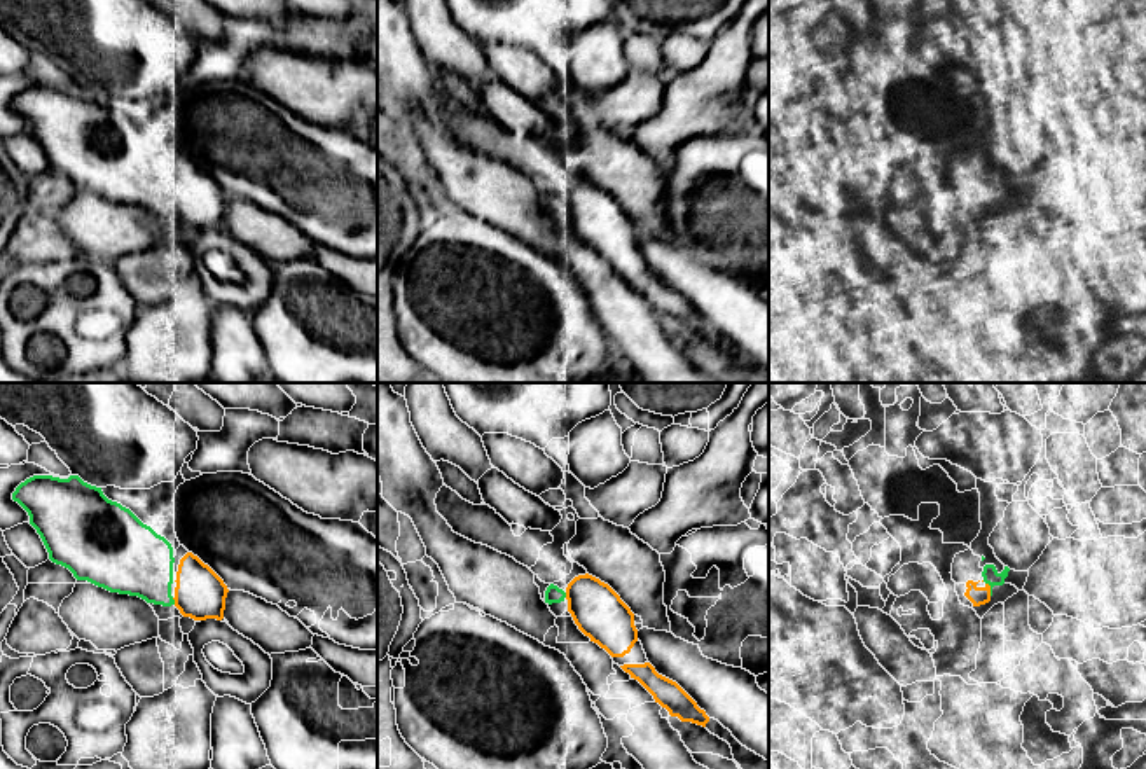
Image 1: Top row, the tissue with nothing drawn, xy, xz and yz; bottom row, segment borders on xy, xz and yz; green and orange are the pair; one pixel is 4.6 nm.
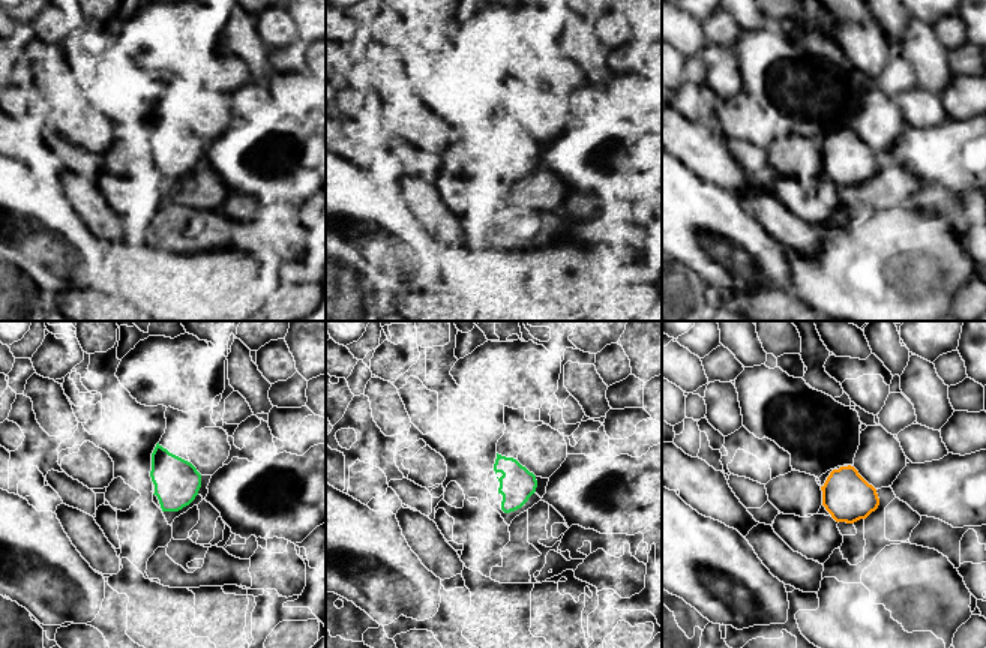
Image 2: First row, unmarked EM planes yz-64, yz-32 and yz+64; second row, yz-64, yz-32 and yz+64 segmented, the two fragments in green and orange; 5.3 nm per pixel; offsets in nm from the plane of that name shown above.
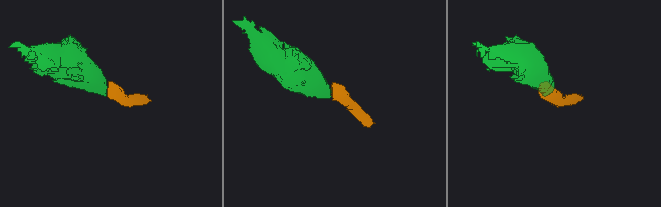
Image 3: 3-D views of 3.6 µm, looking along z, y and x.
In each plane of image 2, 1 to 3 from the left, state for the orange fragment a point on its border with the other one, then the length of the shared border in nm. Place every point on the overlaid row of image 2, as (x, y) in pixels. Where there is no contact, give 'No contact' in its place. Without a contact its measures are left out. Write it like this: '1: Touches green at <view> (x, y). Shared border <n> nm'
1: No contact
2: No contact
3: No contact

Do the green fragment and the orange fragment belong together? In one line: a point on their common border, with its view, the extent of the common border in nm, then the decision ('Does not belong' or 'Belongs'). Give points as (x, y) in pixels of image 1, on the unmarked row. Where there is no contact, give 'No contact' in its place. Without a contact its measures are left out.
Touches green at yz (991, 196). Shared border 80 nm. Belongs

